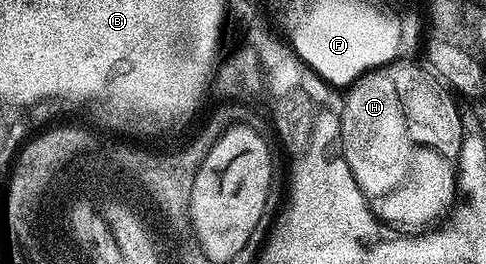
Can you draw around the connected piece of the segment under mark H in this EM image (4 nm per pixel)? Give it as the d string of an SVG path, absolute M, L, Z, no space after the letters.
M396 63L376 68L358 78L346 91L340 120L341 154L375 218L392 217L395 224L421 230L427 222L425 214L437 218L443 210L454 207L456 169L450 159L408 139L393 84L396 72Z

